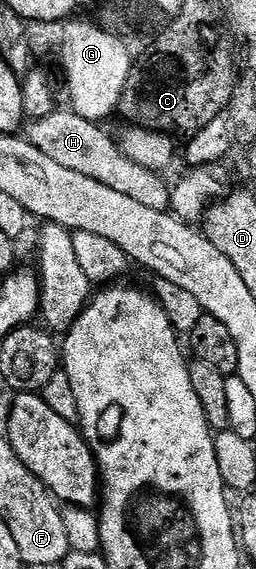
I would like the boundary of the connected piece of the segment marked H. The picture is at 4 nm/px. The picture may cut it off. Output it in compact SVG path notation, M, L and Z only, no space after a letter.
M56 109L44 119L28 121L25 126L25 137L32 142L45 156L57 160L61 168L73 168L73 172L81 172L81 176L89 176L89 180L97 180L101 184L109 184L116 192L121 192L131 199L145 204L145 208L167 210L171 204L171 186L163 183L158 173L146 170L141 164L129 160L114 137L103 131L102 125L77 116L70 109Z

